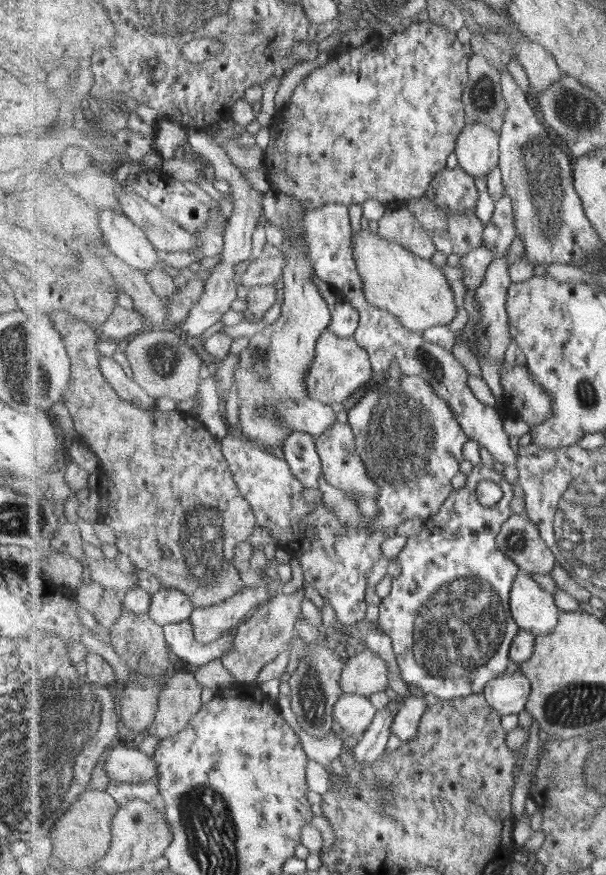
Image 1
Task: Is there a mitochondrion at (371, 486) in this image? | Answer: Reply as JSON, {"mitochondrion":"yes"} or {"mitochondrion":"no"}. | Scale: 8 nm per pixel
{"mitochondrion":"yes"}

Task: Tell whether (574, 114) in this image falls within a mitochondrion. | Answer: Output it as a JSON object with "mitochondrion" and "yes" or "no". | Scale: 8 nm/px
{"mitochondrion":"yes"}

